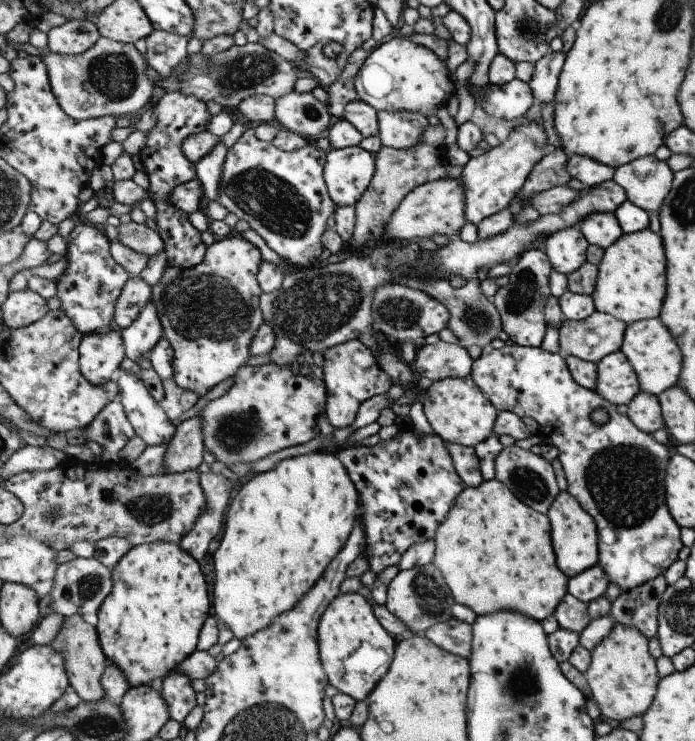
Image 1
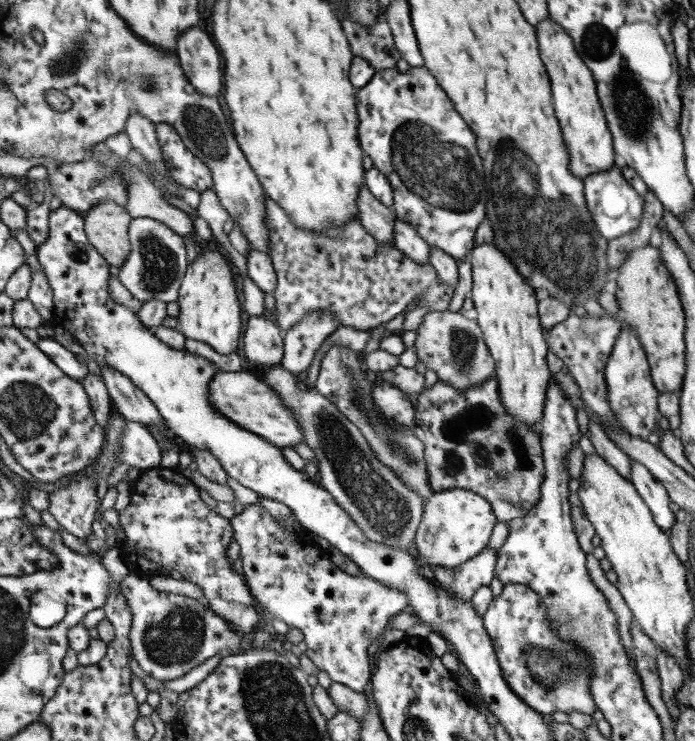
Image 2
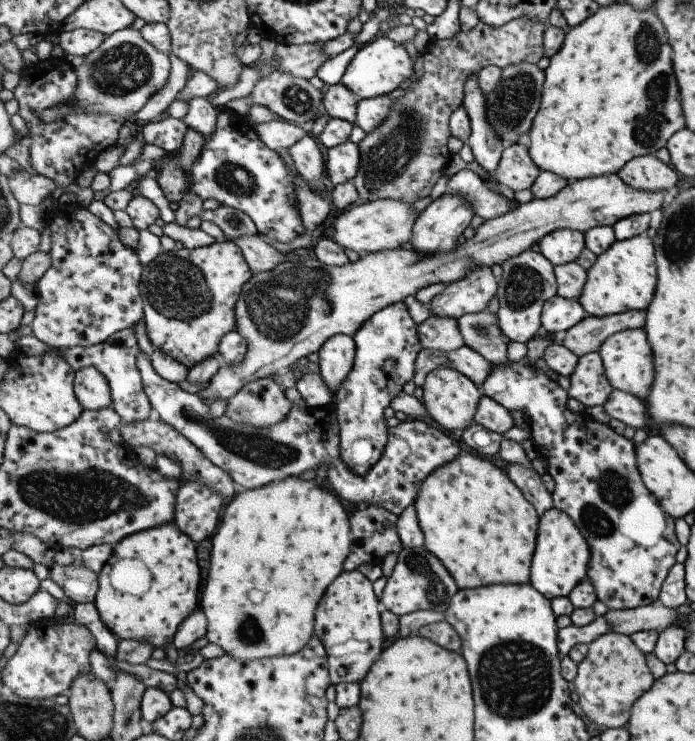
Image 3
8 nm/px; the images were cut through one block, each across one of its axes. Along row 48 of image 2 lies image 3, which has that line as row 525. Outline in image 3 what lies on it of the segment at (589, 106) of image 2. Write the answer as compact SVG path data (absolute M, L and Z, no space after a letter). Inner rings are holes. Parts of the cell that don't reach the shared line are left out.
M554 506L547 514L540 517L540 530L530 584L543 596L549 600L569 597L573 589L588 578L591 562L592 548L568 512Z

